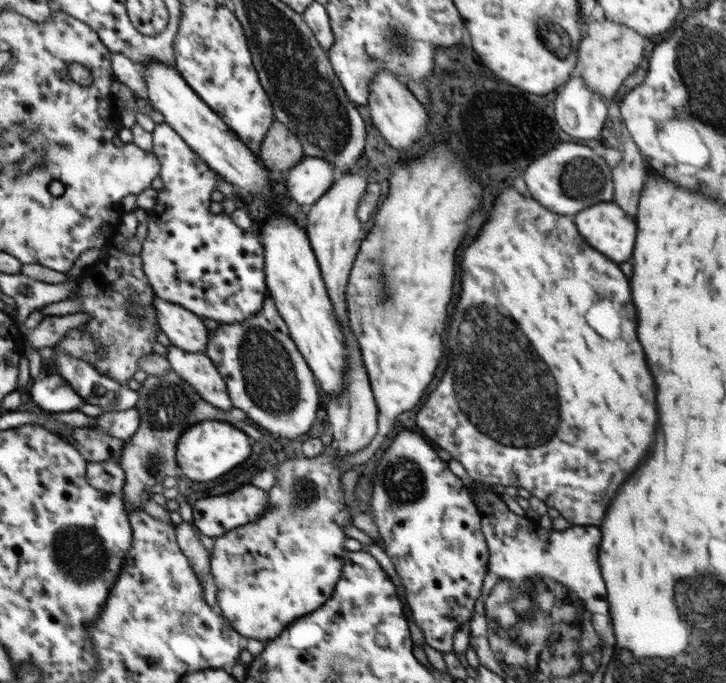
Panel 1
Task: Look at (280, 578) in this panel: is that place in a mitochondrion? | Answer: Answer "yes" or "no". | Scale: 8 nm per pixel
no

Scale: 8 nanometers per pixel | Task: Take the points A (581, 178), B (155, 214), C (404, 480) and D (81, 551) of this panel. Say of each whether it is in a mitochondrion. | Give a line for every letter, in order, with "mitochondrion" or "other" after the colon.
A: mitochondrion
B: other
C: mitochondrion
D: mitochondrion

